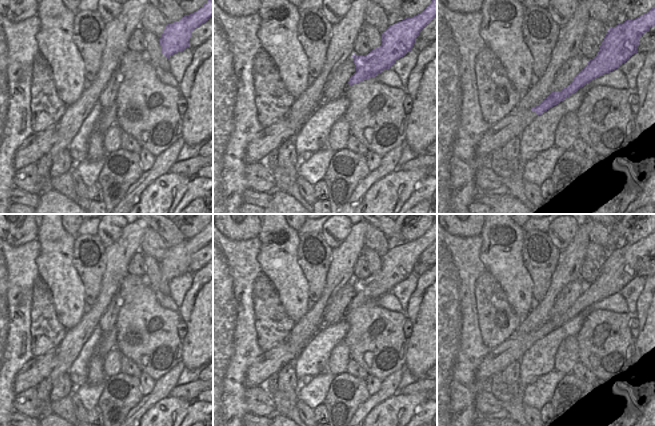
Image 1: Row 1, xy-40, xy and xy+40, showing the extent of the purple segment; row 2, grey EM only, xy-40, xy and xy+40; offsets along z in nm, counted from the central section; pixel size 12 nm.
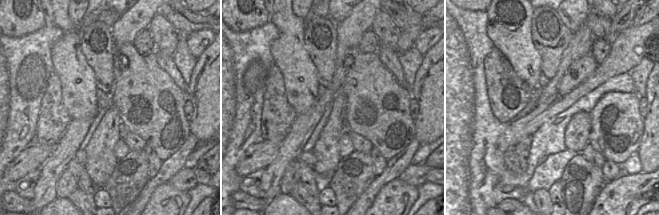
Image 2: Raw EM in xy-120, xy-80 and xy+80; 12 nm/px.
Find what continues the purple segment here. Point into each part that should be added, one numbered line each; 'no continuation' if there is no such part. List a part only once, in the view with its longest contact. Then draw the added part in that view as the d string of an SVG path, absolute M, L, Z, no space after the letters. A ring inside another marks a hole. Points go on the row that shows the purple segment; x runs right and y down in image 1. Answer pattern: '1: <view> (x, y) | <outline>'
1: xy+40 (497, 135) | M532 108L526 111L512 111L509 115L504 117L496 124L491 125L479 143L476 146L477 156L490 156L492 152L497 149L502 149L511 139L520 136L524 129L531 124L531 122L538 117L538 114L532 111Z

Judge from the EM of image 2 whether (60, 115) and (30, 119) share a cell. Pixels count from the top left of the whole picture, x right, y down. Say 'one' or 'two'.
two

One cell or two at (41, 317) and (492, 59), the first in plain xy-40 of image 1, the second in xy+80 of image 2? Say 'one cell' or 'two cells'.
one cell

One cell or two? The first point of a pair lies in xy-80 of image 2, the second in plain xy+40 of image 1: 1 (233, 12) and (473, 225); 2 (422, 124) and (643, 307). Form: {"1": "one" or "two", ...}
{"1": "one", "2": "one"}

